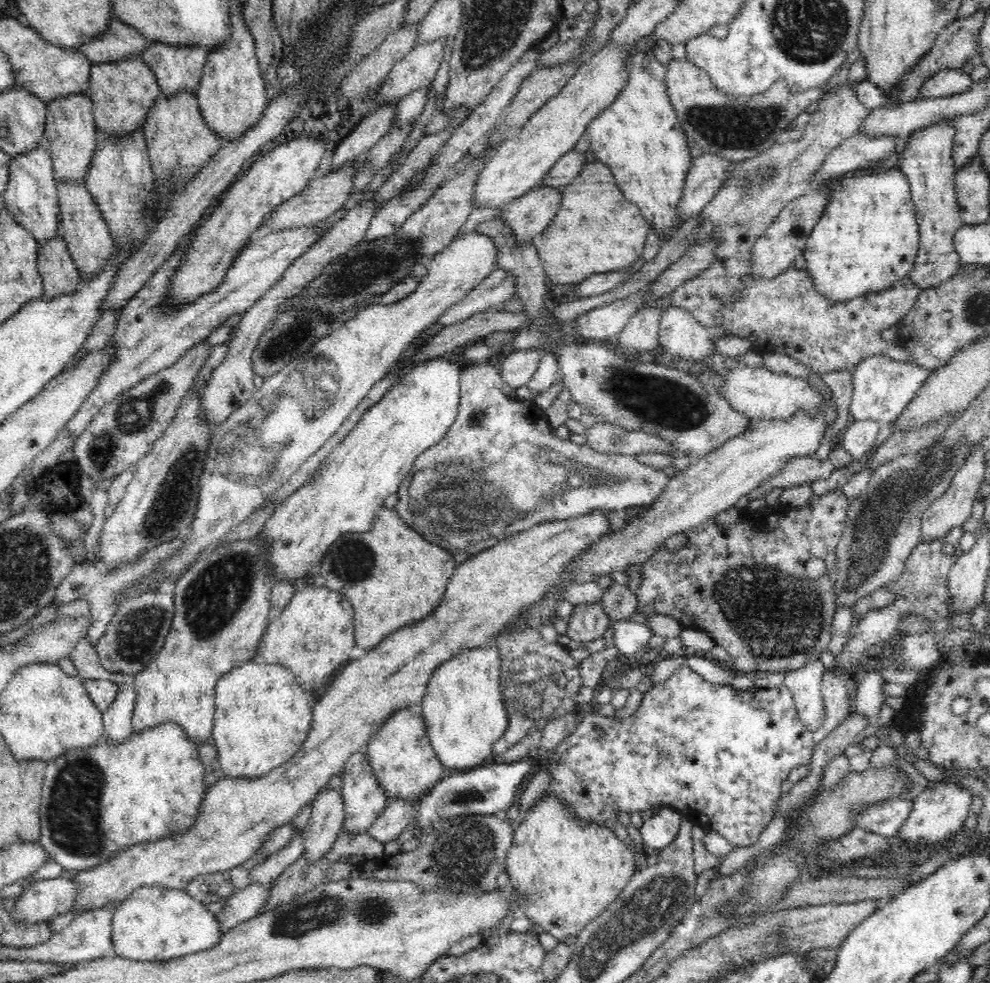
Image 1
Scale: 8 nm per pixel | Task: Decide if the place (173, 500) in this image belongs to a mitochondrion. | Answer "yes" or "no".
yes

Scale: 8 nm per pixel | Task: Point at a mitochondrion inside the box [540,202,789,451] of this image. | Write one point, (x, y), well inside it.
(663, 403)

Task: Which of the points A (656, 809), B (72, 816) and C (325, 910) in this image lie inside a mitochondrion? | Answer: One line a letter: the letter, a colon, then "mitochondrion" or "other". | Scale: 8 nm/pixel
A: other
B: mitochondrion
C: mitochondrion

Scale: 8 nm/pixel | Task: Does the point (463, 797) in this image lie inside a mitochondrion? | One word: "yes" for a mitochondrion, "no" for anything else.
yes

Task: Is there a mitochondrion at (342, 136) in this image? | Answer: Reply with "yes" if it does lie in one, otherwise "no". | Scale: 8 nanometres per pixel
no

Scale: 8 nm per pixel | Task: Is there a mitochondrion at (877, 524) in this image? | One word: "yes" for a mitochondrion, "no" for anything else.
yes

